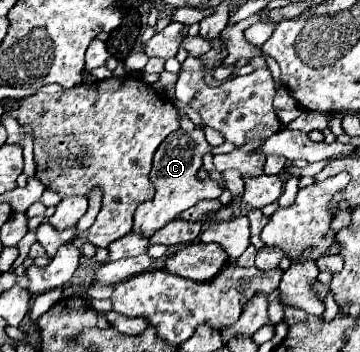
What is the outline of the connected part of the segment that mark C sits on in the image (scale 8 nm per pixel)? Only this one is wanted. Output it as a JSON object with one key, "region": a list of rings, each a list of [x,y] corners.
{"region":[[[182,128],[172,132],[156,150],[154,164],[150,170],[150,180],[156,186],[156,196],[150,202],[142,202],[134,214],[134,232],[142,232],[144,236],[152,236],[158,228],[172,222],[180,212],[188,210],[200,200],[218,198],[222,194],[222,186],[216,180],[208,180],[202,184],[196,172],[202,168],[202,158],[210,152],[212,146],[204,138],[204,130],[196,128],[194,132],[184,132]]]}

